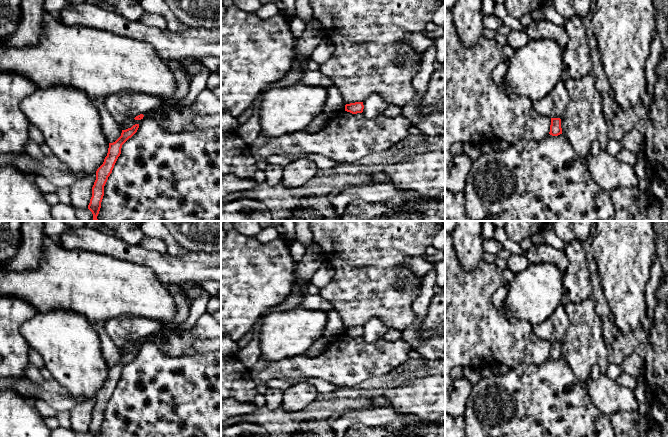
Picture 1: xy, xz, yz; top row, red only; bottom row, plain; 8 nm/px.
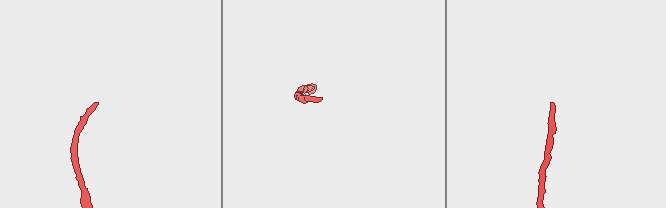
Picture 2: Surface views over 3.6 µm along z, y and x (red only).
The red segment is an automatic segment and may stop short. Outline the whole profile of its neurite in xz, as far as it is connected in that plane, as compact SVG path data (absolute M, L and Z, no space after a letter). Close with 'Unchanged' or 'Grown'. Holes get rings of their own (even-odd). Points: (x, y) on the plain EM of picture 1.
M355 326L345 329L345 335L352 338L362 337L364 333L363 326Z. Unchanged

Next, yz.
M551 342L551 349L550 349L550 359L558 360L562 358L561 352L561 343L560 342Z. Unchanged

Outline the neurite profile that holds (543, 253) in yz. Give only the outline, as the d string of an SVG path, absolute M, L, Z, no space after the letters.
M545 242L537 246L532 245L523 255L527 257L529 263L552 263L562 272L566 270L569 263L564 251Z

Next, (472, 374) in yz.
M464 367L463 368L463 377L470 381L472 385L478 383L481 378L479 369L473 367Z

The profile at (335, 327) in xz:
M331 309L328 313L328 321L324 330L323 337L327 342L331 342L339 336L345 334L345 326L335 309Z

